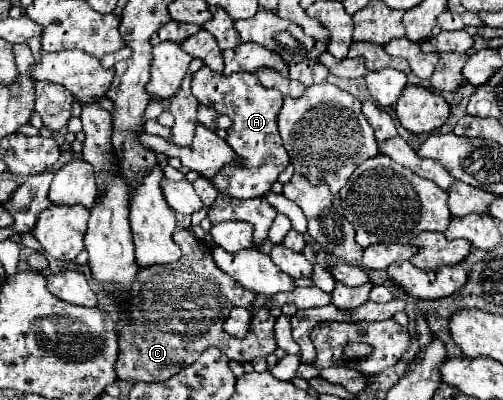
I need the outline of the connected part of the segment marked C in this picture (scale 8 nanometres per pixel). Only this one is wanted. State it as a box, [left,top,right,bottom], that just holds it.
[115,228,331,382]

